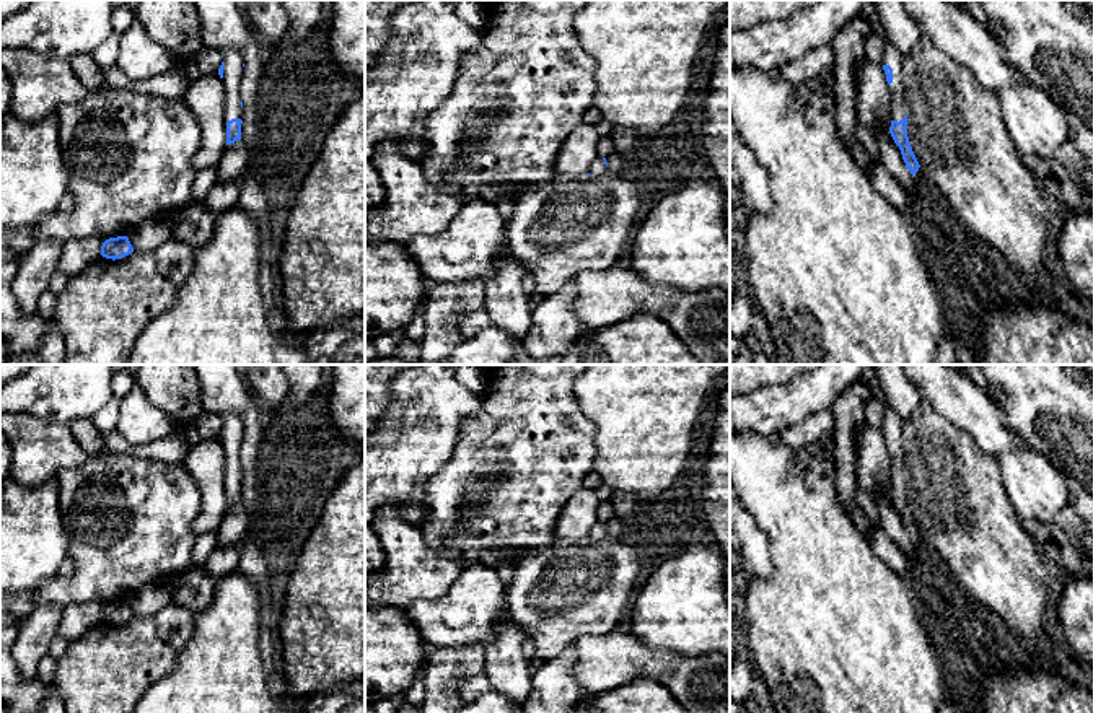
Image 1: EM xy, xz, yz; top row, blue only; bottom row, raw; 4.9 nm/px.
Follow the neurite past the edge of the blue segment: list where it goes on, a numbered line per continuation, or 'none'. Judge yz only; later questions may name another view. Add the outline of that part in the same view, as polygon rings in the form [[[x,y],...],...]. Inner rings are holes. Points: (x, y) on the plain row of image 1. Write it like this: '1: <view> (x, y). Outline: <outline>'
1: yz (768, 411). Outline: [[[818,365],[813,371],[792,381],[730,397],[730,431],[779,433],[801,423],[810,415],[831,410],[839,396],[860,381],[867,381],[873,397],[886,405],[875,365]],[[886,405],[881,428],[893,433],[891,485],[898,487],[907,479],[901,444],[902,422]]]

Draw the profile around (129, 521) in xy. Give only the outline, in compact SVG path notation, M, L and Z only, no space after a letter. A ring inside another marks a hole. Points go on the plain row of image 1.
M106 449L75 469L57 475L59 508L68 537L68 558L75 573L44 580L34 596L41 606L68 607L90 601L127 601L130 593L184 571L192 557L192 523L202 495L182 464L140 459Z

